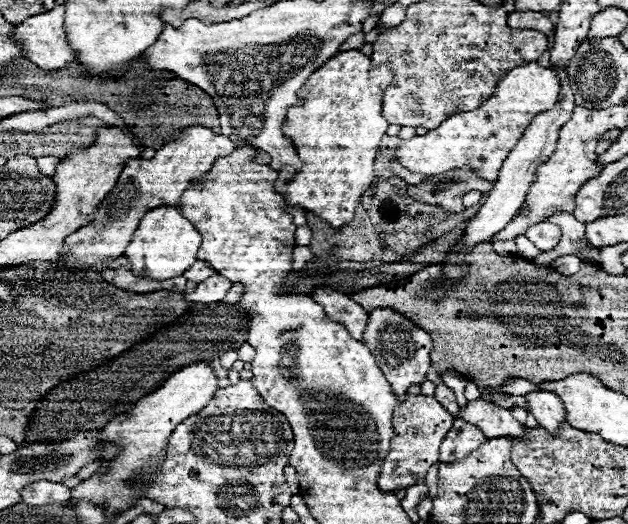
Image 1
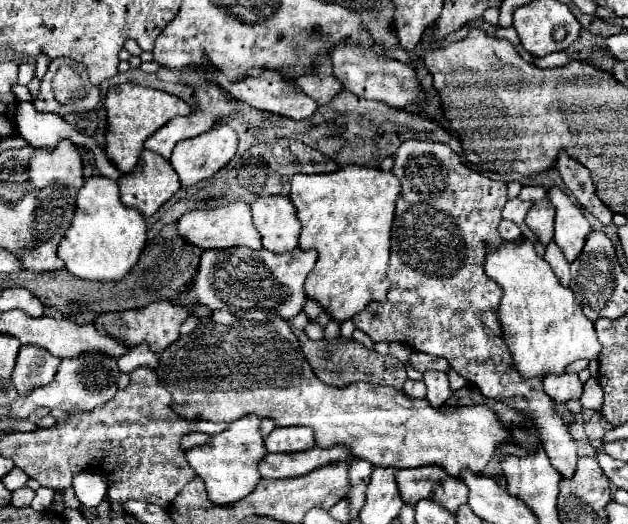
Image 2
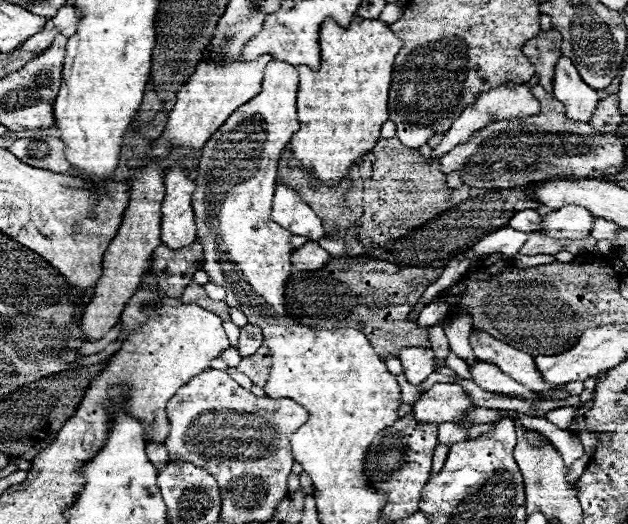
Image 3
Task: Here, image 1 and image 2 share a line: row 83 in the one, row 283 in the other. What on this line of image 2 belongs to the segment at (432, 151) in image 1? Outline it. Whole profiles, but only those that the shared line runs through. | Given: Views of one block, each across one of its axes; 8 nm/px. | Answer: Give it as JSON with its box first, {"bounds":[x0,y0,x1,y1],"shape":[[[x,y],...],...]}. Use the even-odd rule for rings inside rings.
{"bounds":[484,240,602,378],"shape":[[[530,240],[518,246],[506,242],[496,252],[490,252],[484,270],[504,290],[498,316],[514,366],[524,378],[562,374],[564,368],[578,358],[598,358],[602,344],[596,338],[594,322],[584,316],[570,288],[564,288],[552,268],[534,252]]]}

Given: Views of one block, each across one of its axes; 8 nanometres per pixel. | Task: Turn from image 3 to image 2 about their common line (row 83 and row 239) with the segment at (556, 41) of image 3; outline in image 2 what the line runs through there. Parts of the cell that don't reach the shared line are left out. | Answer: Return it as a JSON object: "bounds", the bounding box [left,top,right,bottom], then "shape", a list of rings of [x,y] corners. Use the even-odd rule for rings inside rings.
{"bounds":[524,198,554,246],"shape":[[[546,198],[534,202],[534,206],[526,214],[524,222],[538,236],[542,246],[548,246],[552,242],[552,234],[554,234],[554,206],[550,206],[550,202]]]}

